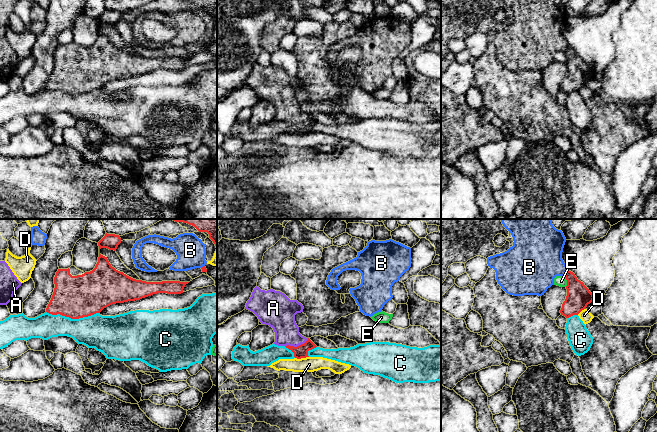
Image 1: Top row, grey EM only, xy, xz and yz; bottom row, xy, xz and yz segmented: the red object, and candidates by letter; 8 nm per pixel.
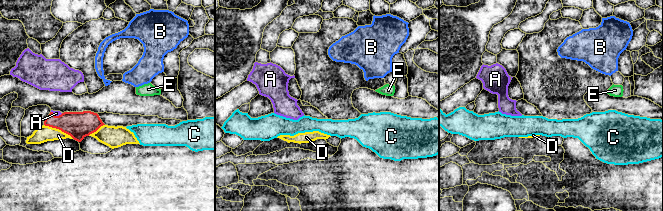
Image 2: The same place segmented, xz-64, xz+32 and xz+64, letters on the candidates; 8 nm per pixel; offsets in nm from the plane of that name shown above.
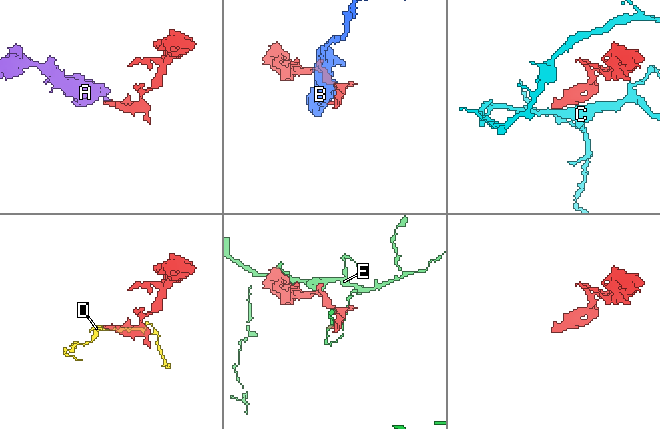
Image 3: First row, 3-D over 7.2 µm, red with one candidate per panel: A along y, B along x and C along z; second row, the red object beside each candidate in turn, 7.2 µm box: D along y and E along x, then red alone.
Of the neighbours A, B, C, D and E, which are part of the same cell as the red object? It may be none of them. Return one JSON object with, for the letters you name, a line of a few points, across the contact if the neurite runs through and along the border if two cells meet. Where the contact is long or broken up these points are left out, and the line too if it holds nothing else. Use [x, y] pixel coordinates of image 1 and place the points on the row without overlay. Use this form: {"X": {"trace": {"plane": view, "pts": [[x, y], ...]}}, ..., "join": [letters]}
{"A": {"trace": {"plane": "xz", "pts": [[301, 127], [297, 122], [287, 110], [282, 95]]}}, "join": ["A"]}

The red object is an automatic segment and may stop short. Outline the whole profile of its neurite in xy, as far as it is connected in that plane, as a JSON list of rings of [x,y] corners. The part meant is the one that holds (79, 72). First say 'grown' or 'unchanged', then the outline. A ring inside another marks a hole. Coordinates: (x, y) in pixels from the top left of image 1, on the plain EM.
grown; [[[106,9],[98,18],[98,38],[90,48],[84,49],[73,41],[68,45],[58,45],[46,88],[79,95],[100,89],[112,80],[140,76],[157,69],[183,69],[189,58],[146,58],[133,55],[112,43],[107,33],[100,30],[100,25],[116,27],[120,19],[119,11]]]

